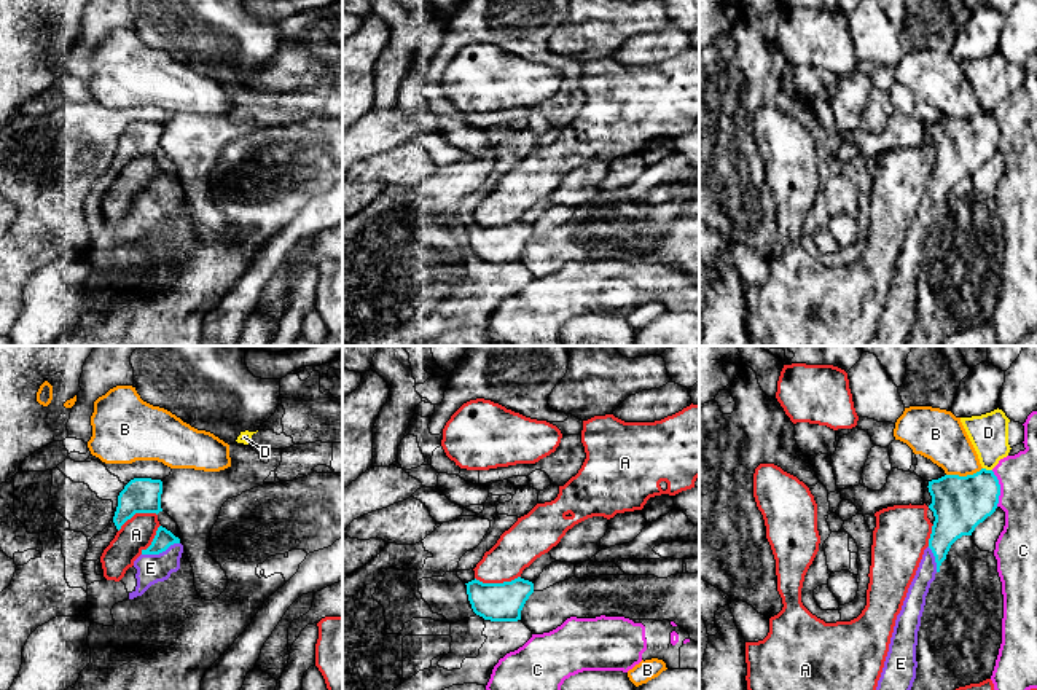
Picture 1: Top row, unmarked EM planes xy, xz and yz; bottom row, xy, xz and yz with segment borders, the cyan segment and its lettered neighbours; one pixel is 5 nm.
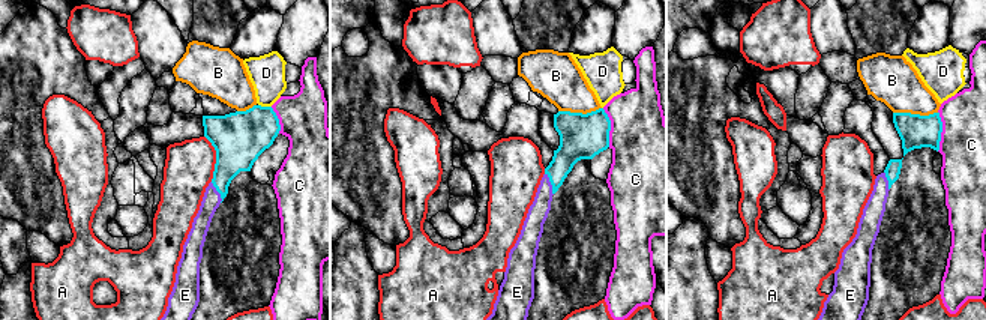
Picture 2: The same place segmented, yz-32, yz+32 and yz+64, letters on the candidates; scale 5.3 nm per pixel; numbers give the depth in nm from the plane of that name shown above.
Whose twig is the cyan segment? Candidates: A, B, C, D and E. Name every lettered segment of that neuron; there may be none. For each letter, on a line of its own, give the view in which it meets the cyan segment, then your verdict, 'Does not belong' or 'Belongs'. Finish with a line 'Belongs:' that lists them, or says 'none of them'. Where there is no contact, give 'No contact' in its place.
A: Touches cyan in xz. Does not belong
B: Touches cyan in yz. Does not belong
C: Touches cyan in yz. Does not belong
D: Touches cyan in yz. Does not belong
E: Touches cyan in xy. Belongs
Belongs: E

